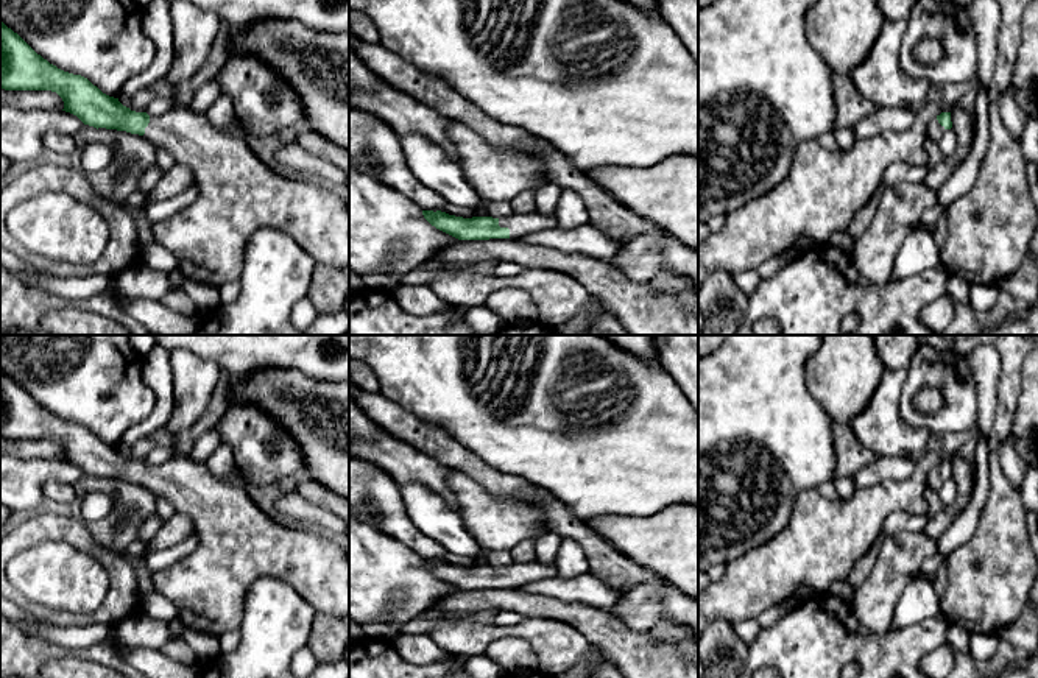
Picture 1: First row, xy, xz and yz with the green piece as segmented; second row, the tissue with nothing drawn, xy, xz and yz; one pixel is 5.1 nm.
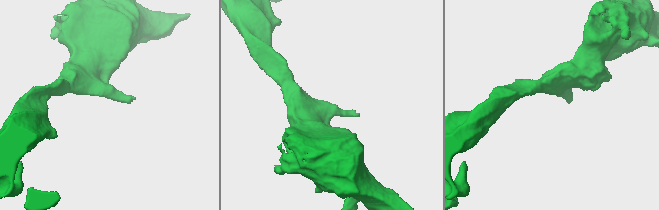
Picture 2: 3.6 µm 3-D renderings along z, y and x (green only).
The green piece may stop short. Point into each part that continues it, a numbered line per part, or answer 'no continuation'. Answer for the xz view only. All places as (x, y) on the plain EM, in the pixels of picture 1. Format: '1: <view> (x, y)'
1: xz (519, 574)

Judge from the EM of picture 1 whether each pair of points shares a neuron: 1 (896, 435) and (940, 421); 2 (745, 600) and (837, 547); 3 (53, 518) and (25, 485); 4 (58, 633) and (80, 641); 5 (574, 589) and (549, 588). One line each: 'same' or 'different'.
1: different
2: same
3: different
4: same
5: same

